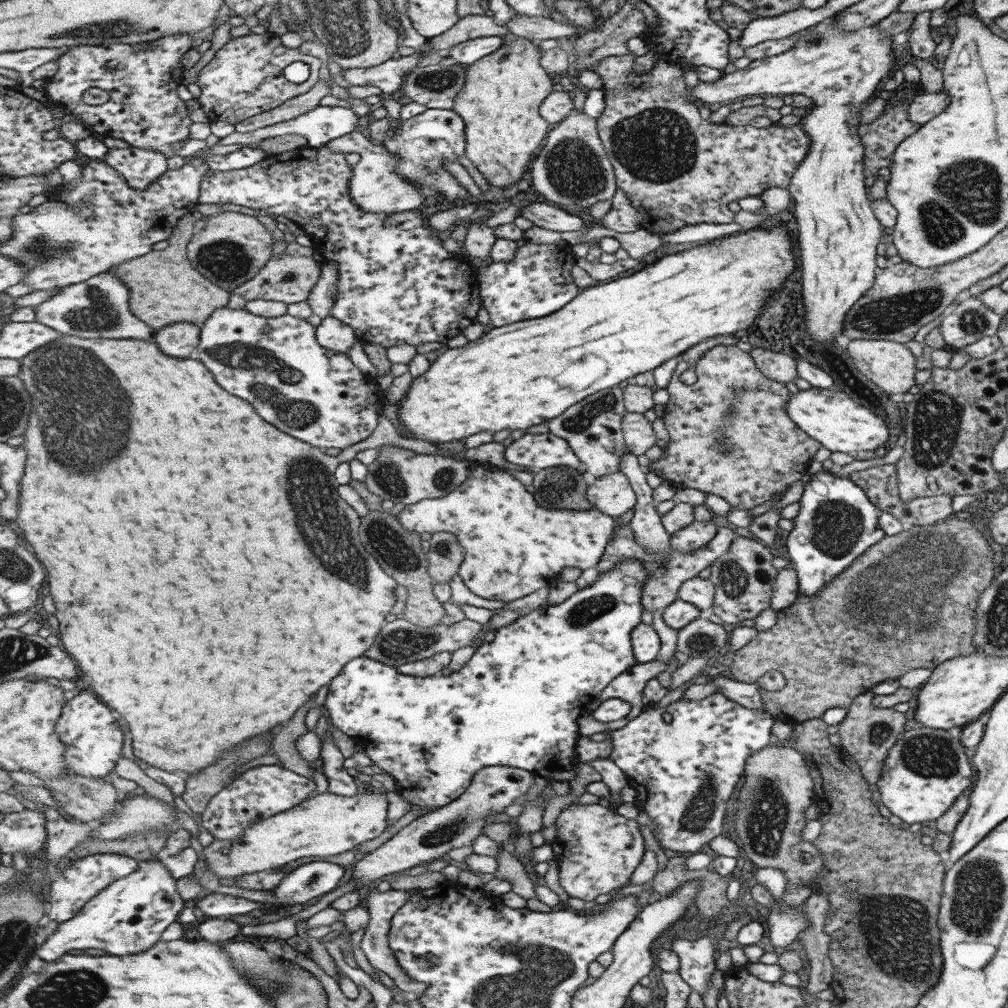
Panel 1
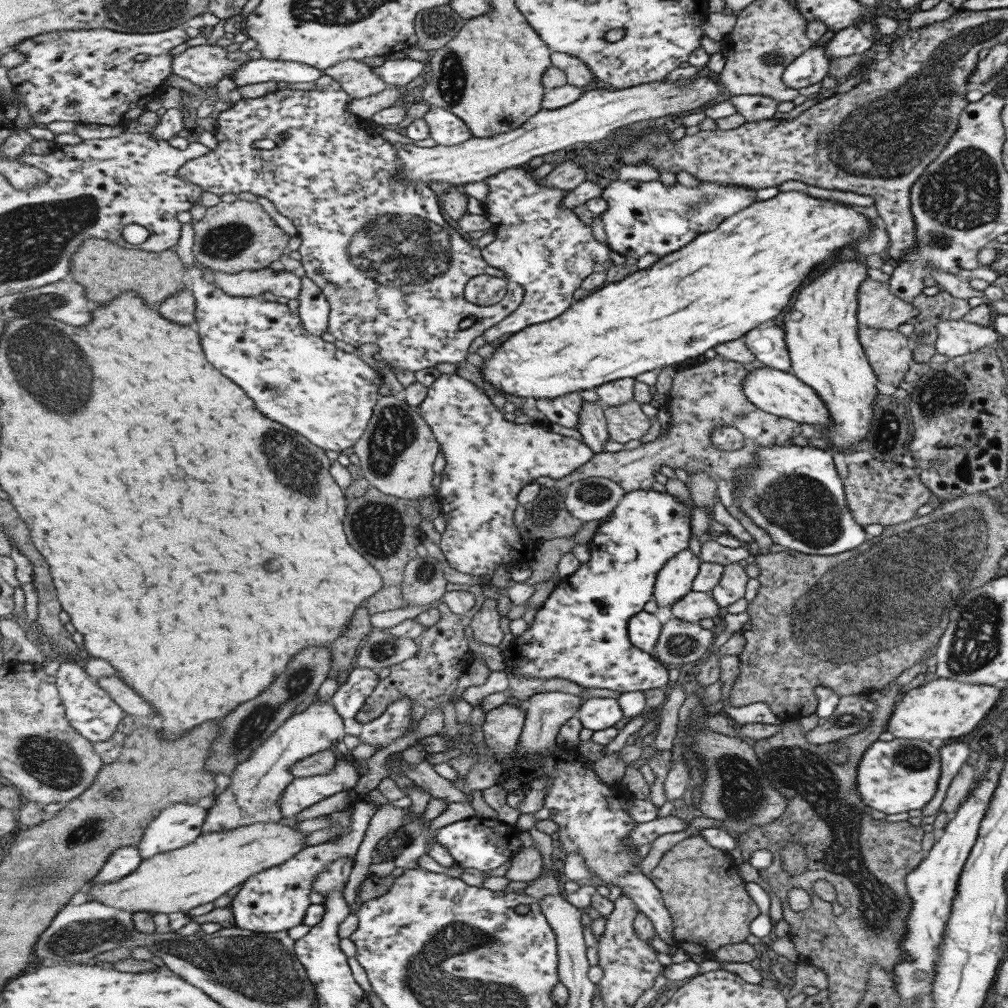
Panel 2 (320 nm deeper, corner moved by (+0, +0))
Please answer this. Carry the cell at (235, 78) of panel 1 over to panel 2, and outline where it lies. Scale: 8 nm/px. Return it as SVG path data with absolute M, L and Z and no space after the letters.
M199 45L188 47L173 57L174 74L191 81L193 85L206 89L215 87L223 76L234 81L232 76L239 65L252 61L247 51L227 52L225 46Z

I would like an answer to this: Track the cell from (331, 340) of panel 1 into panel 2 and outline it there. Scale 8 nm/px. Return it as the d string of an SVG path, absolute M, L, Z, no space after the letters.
M306 275L301 277L301 294L299 298L295 298L298 301L298 311L300 317L302 318L303 324L306 329L315 336L321 336L321 334L325 334L328 332L331 305L327 300L327 297L323 294L323 289L314 281L311 280Z

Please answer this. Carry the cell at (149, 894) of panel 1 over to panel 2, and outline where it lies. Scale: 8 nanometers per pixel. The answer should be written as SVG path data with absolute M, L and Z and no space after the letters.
M177 803L163 810L146 828L138 846L147 860L196 842L202 835L208 812L200 804Z

